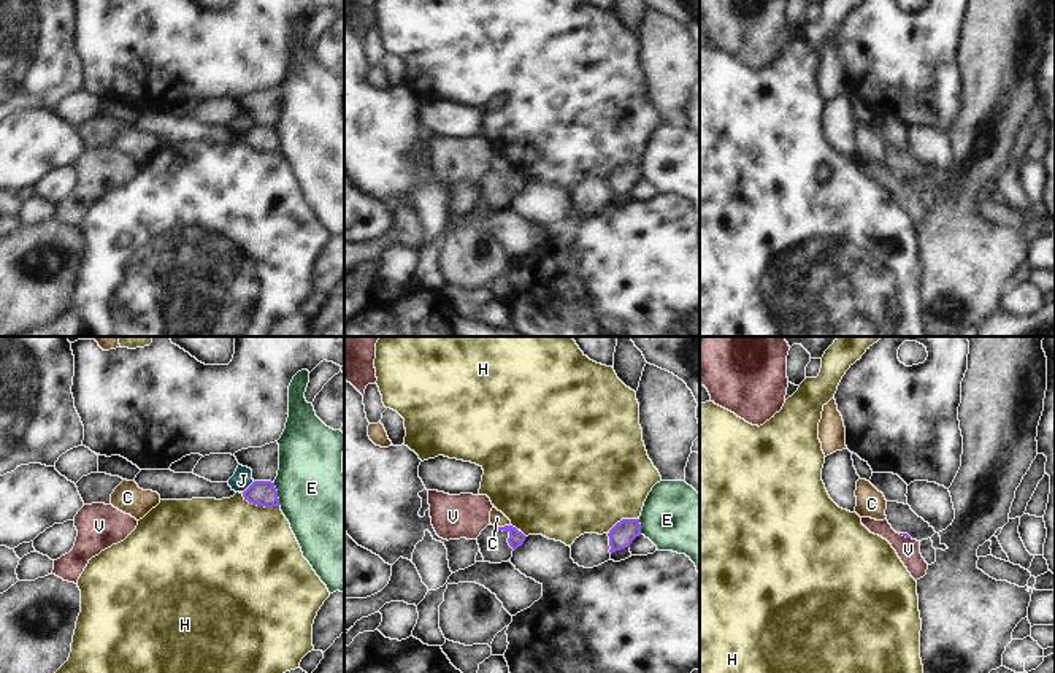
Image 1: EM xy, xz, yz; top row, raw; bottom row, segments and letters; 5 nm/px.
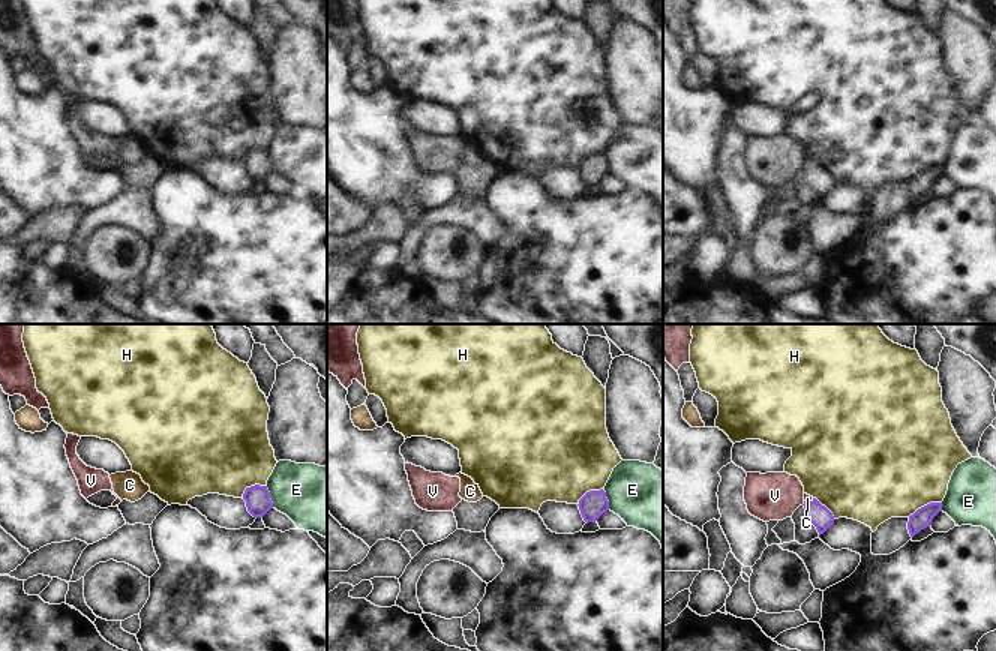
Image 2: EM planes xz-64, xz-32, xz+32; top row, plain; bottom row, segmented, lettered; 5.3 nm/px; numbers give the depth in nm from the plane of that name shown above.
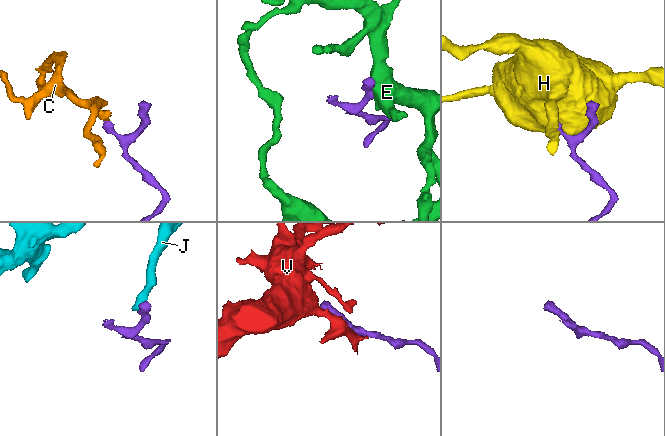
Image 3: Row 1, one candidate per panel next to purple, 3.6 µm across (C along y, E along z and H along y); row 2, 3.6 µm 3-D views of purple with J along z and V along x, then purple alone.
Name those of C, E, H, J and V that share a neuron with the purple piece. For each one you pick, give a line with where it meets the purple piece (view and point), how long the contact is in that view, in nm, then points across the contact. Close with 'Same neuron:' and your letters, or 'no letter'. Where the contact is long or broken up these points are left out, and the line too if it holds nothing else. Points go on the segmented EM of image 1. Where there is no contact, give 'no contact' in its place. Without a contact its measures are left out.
C: contact xz (505, 526); length 80 nm; way xz (516, 538), (505, 526), (497, 518)
Same neuron: C

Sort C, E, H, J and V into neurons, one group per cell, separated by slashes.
C / E / H / J / V

